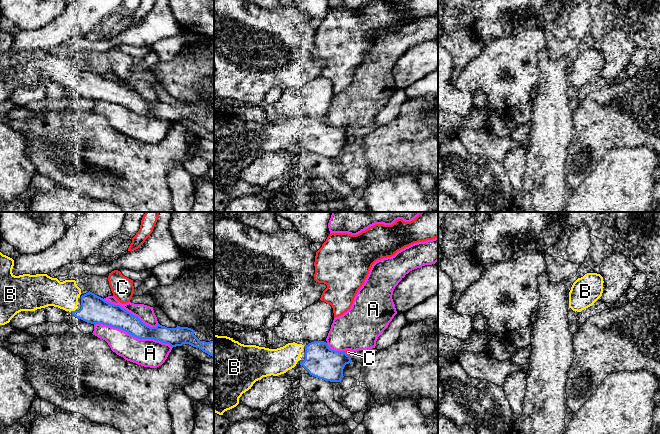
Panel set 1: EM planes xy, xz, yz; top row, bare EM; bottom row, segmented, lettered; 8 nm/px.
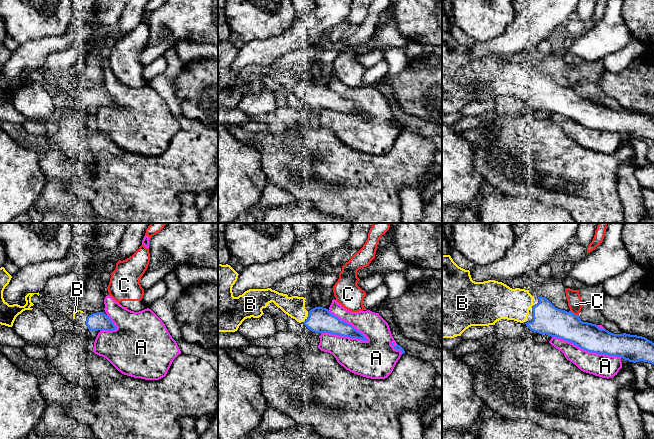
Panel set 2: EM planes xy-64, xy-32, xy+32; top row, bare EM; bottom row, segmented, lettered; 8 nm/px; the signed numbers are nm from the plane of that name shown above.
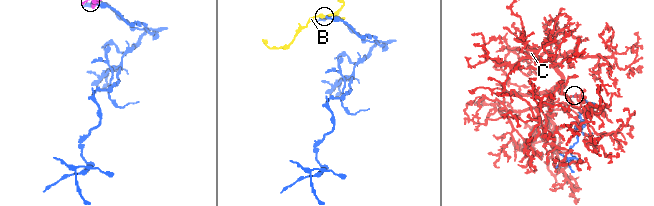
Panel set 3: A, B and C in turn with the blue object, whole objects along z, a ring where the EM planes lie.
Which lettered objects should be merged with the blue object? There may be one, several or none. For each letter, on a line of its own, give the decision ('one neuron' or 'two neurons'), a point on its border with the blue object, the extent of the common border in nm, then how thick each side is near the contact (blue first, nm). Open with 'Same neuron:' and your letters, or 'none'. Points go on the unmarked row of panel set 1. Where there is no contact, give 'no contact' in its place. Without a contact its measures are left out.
Same neuron: B
A: two neurons | xy (133, 111) | 650 nm | 180/220 nm
B: one neuron | xy (72, 87) | 50 nm | 220/240 nm
C: two neurons | xz (346, 130) | 60 nm | 260/50 nm

